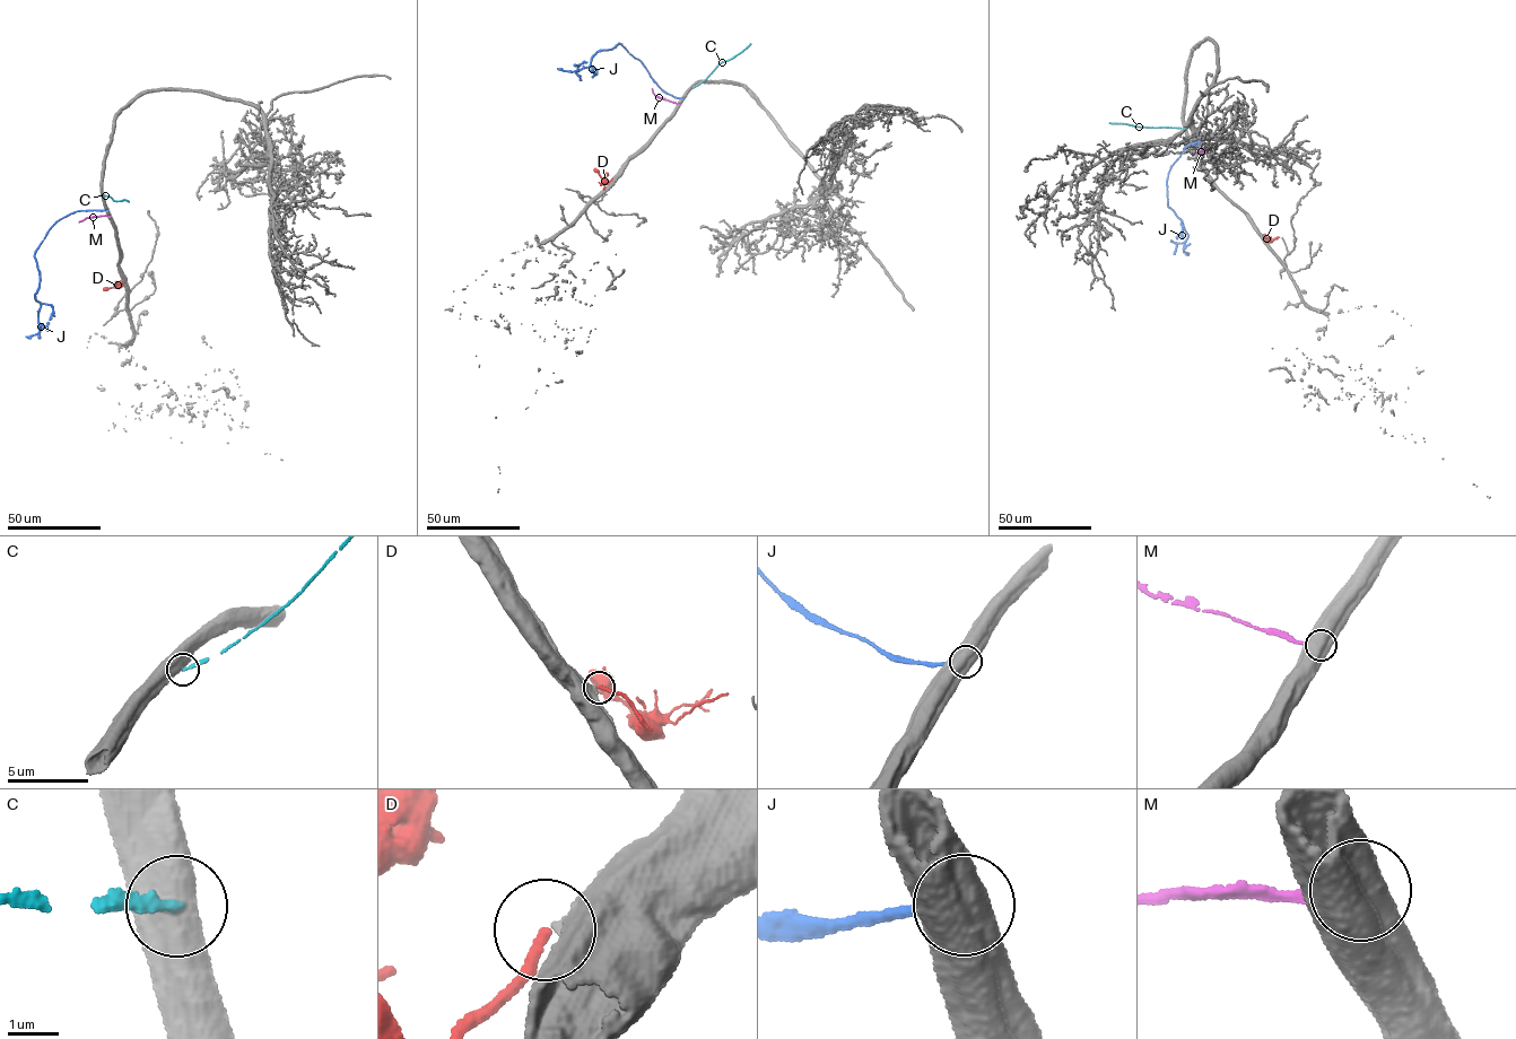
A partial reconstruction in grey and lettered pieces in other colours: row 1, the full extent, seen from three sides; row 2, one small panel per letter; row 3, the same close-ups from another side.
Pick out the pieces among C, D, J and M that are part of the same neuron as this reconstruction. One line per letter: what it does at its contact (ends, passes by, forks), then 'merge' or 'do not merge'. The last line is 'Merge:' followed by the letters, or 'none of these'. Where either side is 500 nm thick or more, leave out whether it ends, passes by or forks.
C: do not merge
D: it ends | merge
J: do not merge
M: do not merge
Merge: D

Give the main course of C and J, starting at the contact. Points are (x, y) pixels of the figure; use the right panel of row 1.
C: (1185, 128), (1109, 122)
J: (1192, 145), (1200, 142), (1185, 146), (1170, 168), (1167, 184), (1167, 203), (1188, 235), (1184, 250), (1188, 253)

